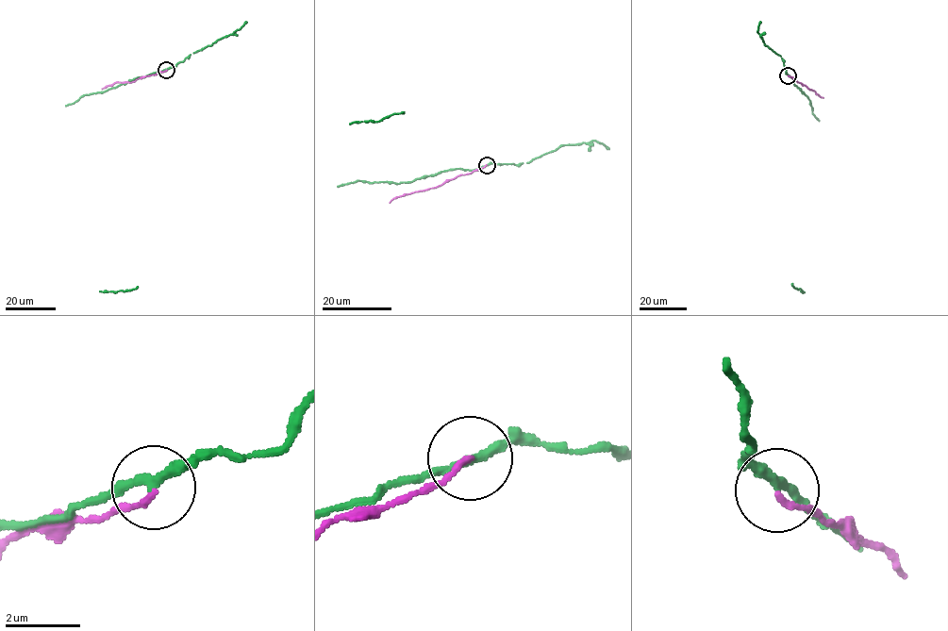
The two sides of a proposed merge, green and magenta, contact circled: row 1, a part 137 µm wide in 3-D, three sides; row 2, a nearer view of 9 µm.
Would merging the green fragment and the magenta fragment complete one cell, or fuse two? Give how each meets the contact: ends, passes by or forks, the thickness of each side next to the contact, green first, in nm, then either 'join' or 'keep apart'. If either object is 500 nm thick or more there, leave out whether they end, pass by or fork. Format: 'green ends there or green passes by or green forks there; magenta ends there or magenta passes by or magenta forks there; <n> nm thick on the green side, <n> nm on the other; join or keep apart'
green passes by; magenta ends there; 200 nm thick on the green side, 140 nm on the other; keep apart

